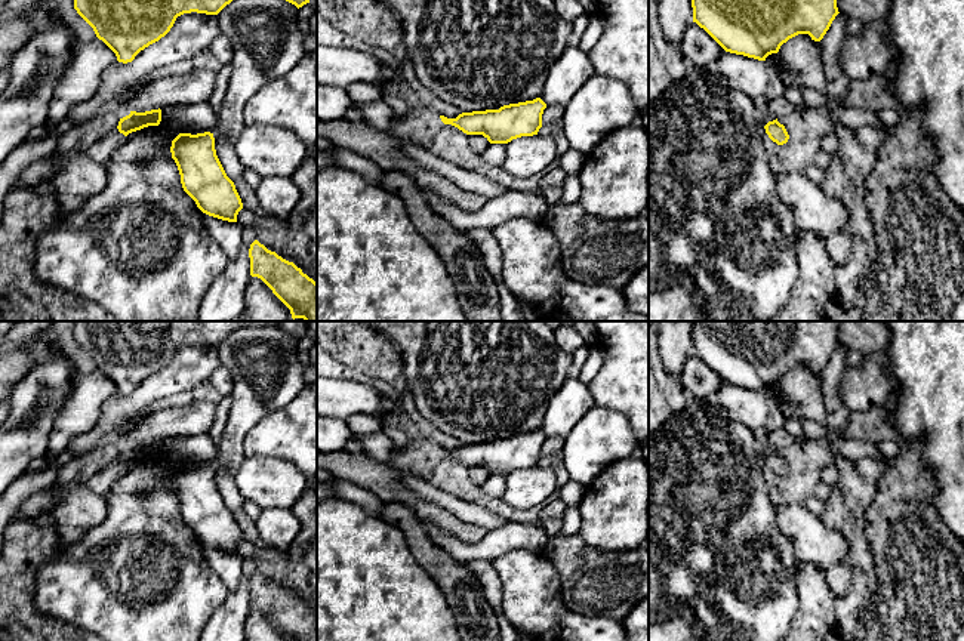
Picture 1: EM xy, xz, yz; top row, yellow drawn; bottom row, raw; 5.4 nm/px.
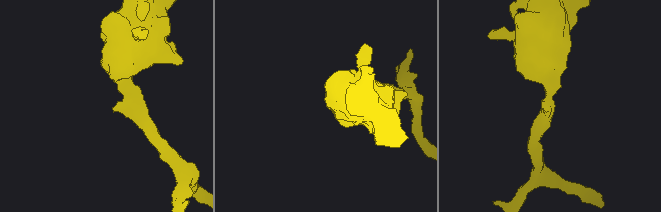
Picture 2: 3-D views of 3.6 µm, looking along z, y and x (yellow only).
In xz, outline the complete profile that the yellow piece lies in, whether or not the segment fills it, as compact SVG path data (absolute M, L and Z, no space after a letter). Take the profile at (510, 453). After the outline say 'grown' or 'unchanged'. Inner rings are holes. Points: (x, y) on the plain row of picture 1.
M533 432L503 437L499 441L462 444L447 450L428 440L407 446L394 446L389 466L426 480L444 456L452 456L466 466L483 466L490 475L508 475L521 468L538 466L546 435Z; grown

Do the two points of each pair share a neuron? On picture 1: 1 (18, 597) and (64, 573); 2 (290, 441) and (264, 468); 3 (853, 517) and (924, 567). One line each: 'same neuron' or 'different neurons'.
1: different neurons
2: different neurons
3: different neurons

